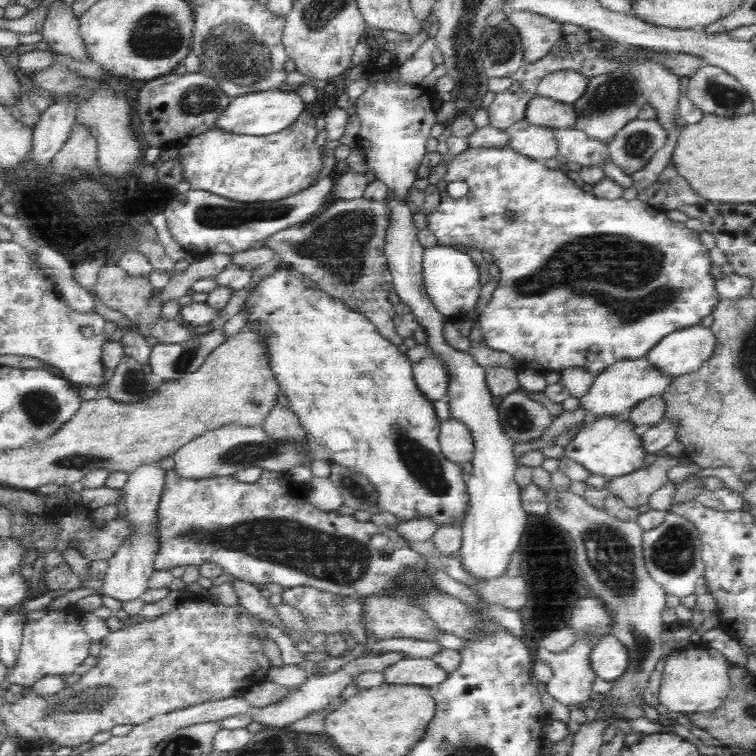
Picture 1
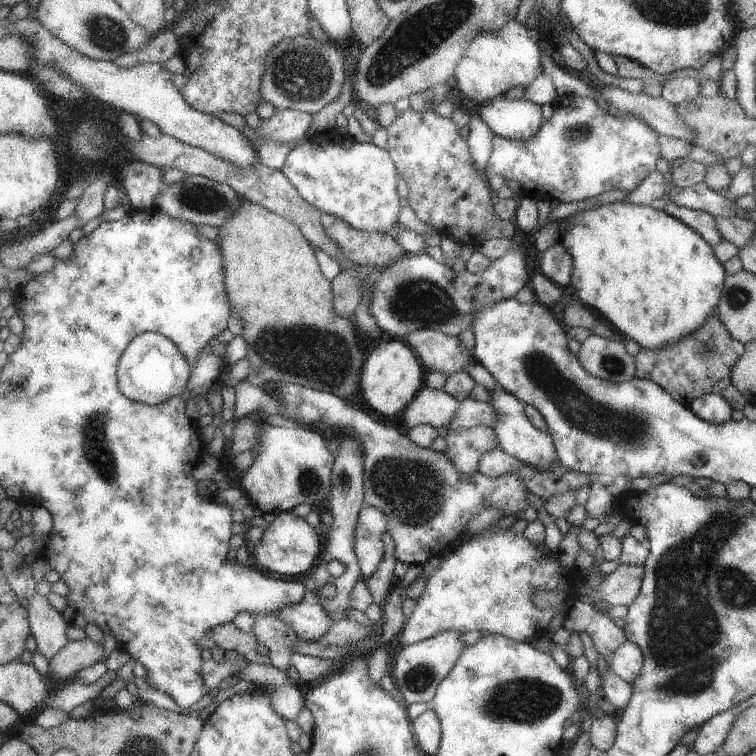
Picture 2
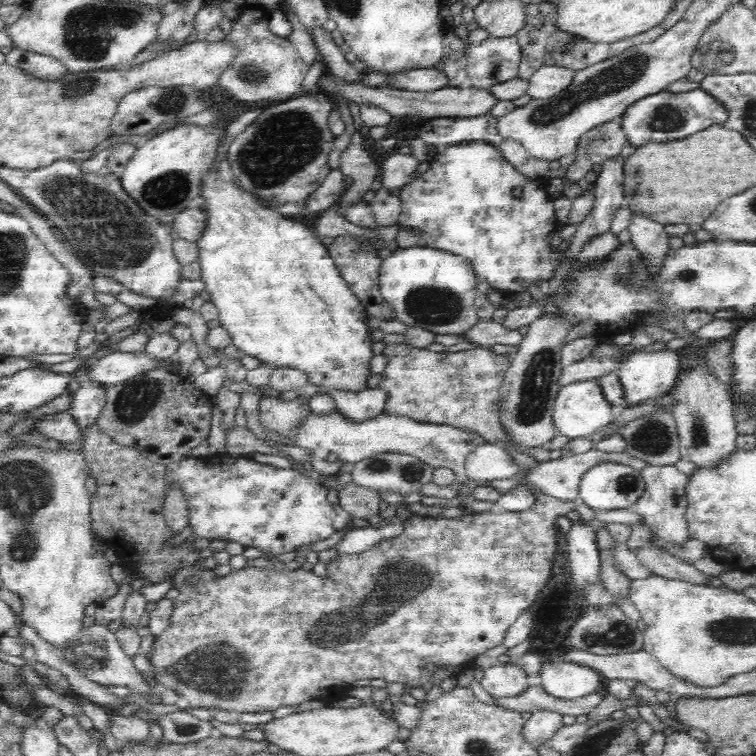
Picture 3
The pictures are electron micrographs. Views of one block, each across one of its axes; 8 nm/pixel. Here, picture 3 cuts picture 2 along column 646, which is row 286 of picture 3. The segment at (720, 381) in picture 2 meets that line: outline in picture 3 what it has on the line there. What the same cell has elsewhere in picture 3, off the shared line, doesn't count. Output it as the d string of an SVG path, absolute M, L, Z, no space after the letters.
M372 224L368 230L375 236L352 236L351 234L342 234L333 238L331 244L326 246L328 254L336 263L336 268L340 271L341 277L347 282L350 290L358 297L358 300L365 306L367 314L380 319L397 319L396 311L384 300L379 289L379 276L382 257L379 252L384 248L393 248L398 232L398 225L378 226Z

